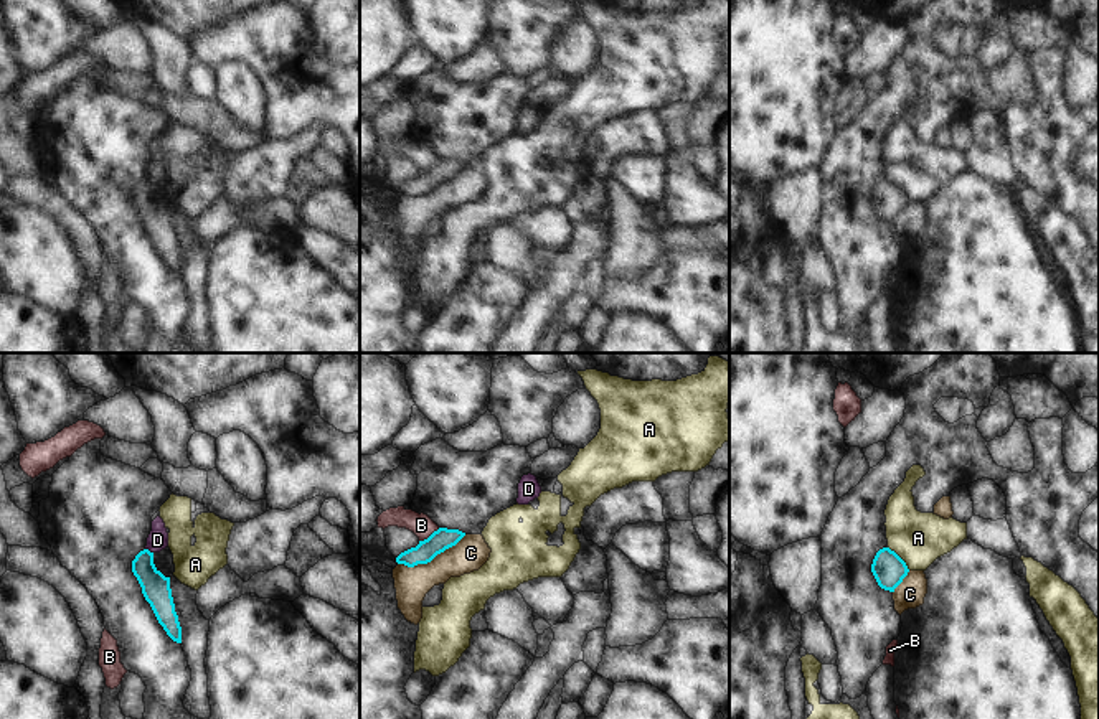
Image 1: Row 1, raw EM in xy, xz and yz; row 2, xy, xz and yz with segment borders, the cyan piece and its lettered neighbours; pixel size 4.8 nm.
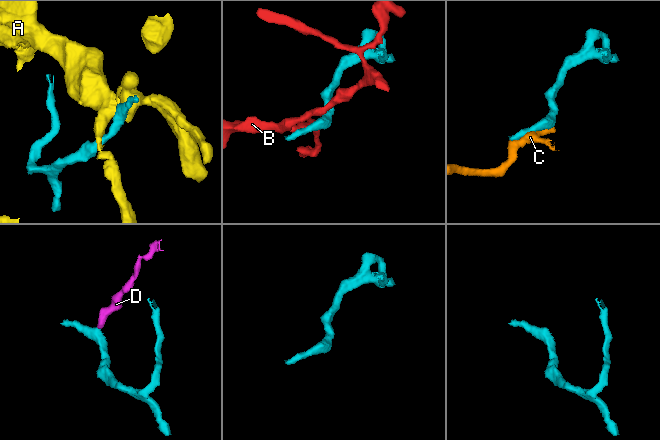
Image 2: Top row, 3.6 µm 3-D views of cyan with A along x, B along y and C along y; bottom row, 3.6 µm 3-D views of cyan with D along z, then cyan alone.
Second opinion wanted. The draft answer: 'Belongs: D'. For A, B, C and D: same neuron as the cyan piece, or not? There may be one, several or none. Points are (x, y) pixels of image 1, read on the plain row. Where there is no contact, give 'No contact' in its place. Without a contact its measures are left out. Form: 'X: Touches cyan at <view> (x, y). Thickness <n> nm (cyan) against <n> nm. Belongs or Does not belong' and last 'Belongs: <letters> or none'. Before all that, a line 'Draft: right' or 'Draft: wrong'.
Draft: wrong
A: Touches cyan at yz (900, 188). Thickness 160 nm (cyan) against 260 nm. Does not belong
B: Touches cyan at xz (431, 165). Thickness 110 nm (cyan) against 110 nm. Does not belong
C: Touches cyan at xz (431, 190). Thickness 110 nm (cyan) against 170 nm. Does not belong
D: Touches cyan at xy (147, 180). Thickness 140 nm (cyan) against 100 nm. Does not belong
Belongs: none

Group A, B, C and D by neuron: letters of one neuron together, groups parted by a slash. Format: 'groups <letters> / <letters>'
groups A / B / C / D

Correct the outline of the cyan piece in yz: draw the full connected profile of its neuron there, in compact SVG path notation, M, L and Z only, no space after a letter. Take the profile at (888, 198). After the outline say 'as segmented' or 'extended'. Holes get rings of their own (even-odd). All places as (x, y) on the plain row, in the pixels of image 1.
M883 178L873 190L871 203L881 219L894 223L908 206L909 200L894 181Z; as segmented

